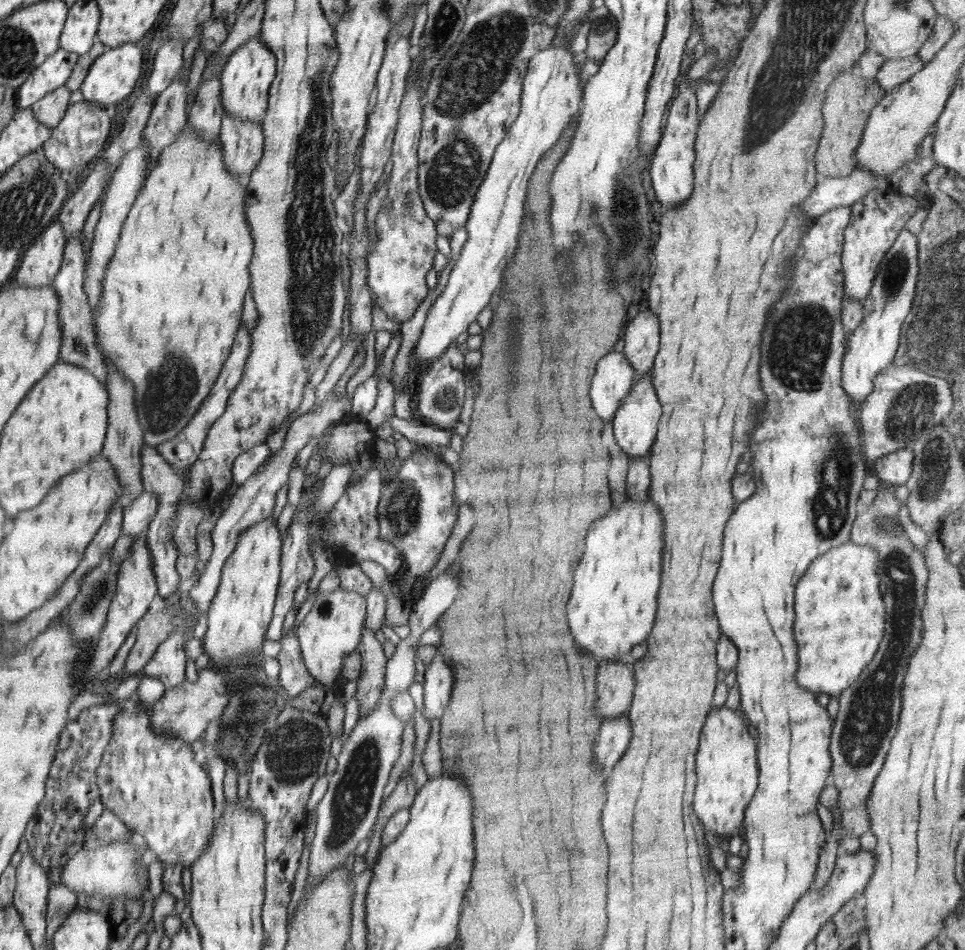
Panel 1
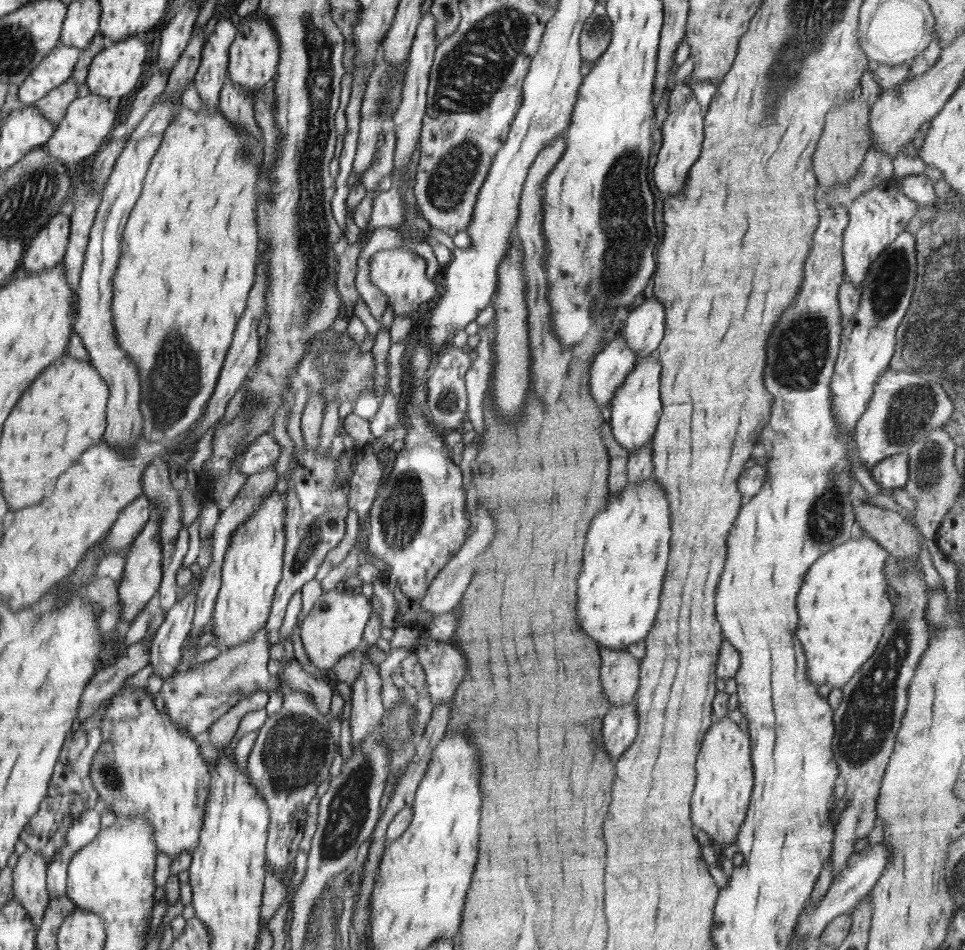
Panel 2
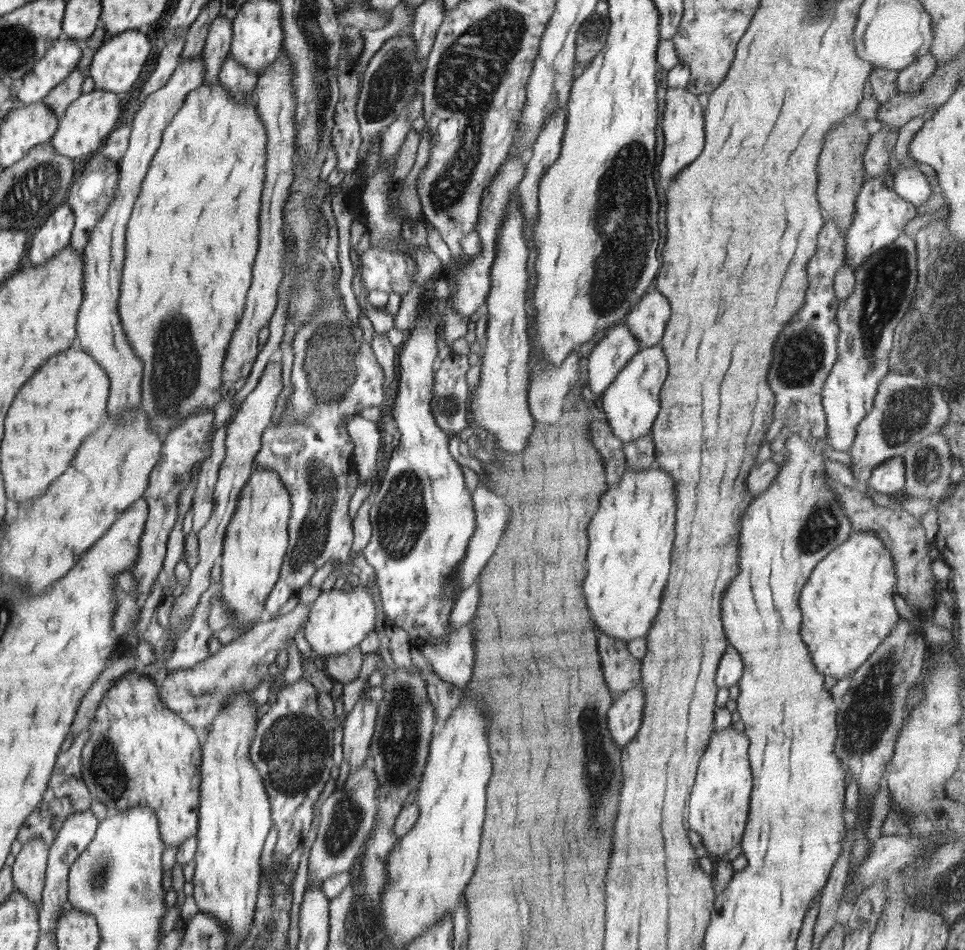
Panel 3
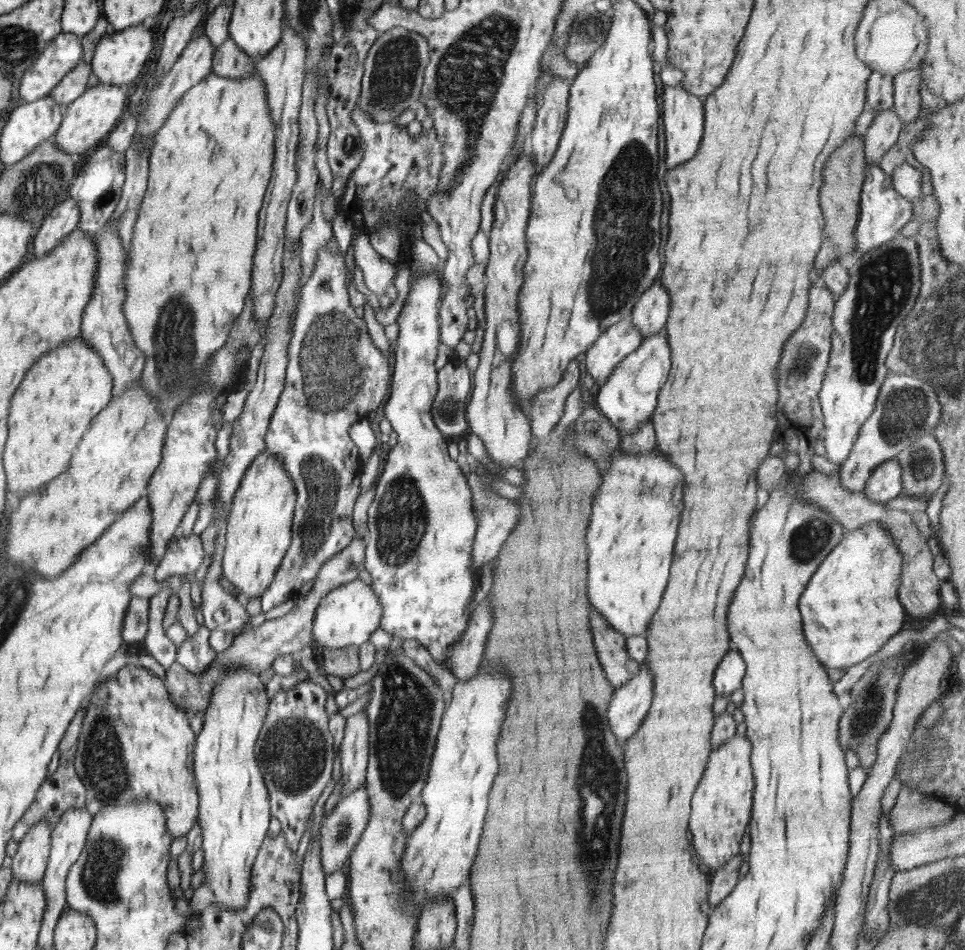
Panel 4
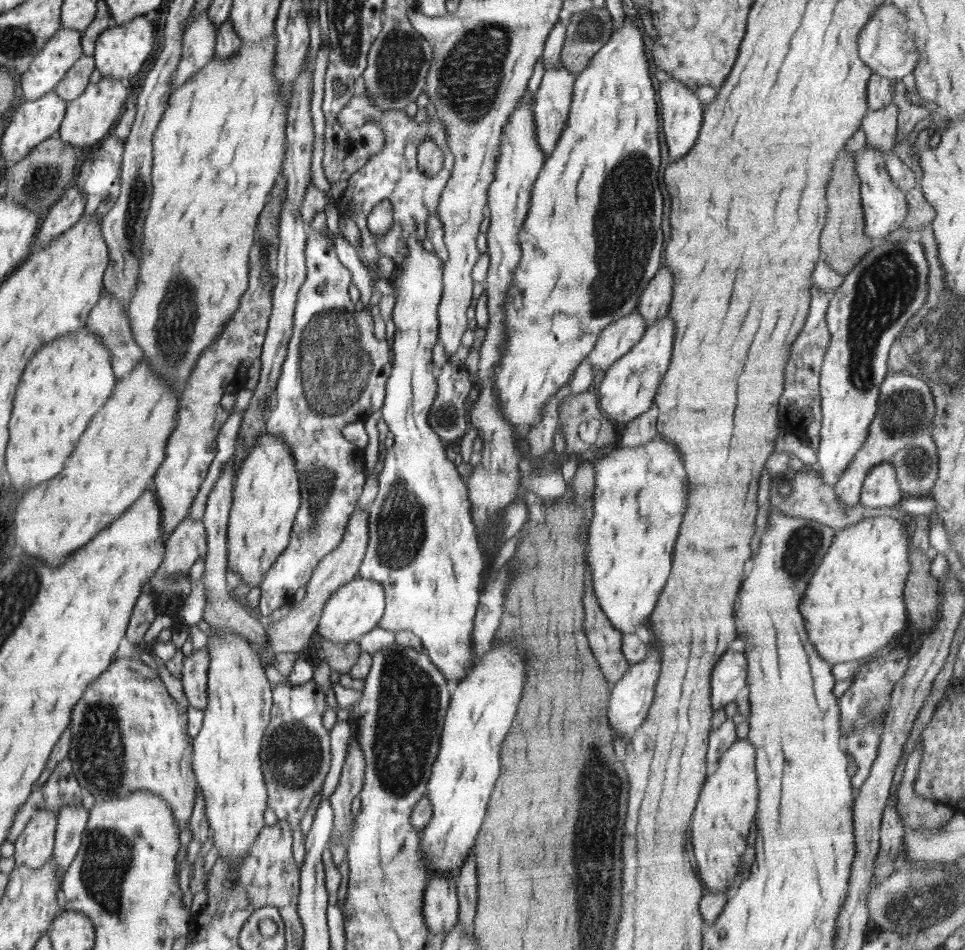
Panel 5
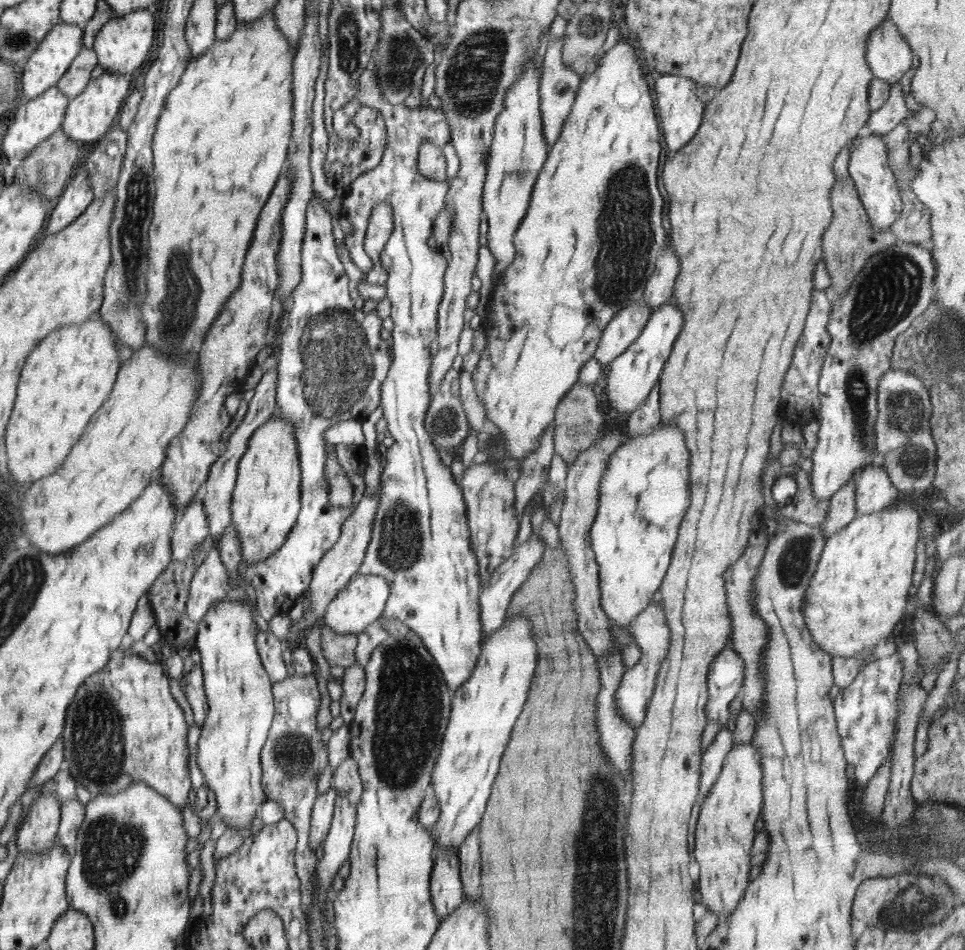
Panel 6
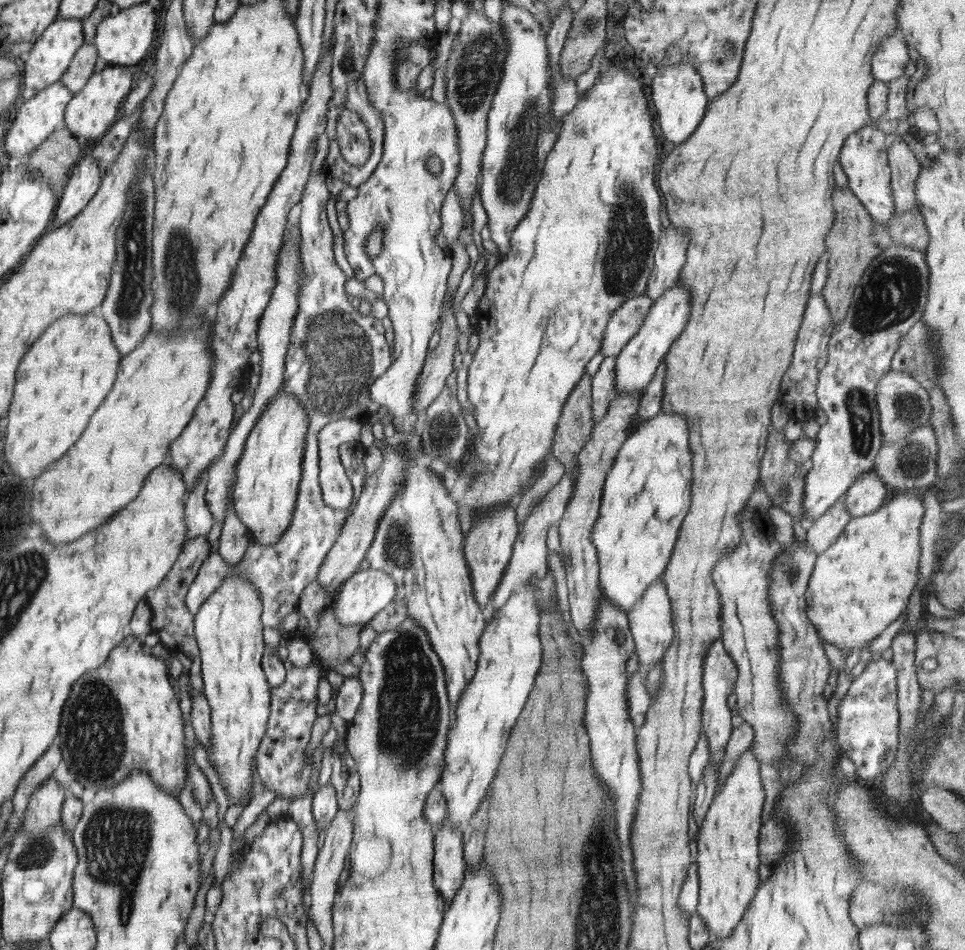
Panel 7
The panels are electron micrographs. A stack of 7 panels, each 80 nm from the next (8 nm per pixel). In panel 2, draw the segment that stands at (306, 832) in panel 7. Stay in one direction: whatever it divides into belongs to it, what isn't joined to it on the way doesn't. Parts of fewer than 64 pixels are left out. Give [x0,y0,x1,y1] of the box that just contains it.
[247,690,335,880]

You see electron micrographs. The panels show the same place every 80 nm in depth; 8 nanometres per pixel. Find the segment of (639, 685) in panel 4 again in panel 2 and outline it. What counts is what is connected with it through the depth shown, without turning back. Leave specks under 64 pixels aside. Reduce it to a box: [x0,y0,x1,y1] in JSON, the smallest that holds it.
[602,701,638,760]

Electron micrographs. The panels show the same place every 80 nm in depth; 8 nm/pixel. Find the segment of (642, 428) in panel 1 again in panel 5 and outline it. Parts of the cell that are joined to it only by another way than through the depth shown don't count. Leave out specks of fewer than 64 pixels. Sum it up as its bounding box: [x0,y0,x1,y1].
[600,314,676,424]

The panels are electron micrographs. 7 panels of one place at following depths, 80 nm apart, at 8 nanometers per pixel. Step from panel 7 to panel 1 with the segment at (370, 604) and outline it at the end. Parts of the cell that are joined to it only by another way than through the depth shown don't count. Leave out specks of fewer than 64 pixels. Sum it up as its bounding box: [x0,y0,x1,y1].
[297,588,367,689]

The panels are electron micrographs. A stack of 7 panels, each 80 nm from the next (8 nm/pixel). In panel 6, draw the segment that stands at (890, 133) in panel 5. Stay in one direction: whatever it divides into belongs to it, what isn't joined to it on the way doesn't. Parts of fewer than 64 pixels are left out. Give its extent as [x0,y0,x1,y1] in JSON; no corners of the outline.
[864,83,911,138]

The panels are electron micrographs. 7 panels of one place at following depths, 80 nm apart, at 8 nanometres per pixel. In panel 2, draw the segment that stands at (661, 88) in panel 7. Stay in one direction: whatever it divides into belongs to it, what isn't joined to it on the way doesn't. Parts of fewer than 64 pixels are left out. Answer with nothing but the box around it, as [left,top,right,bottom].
[654,76,704,194]

